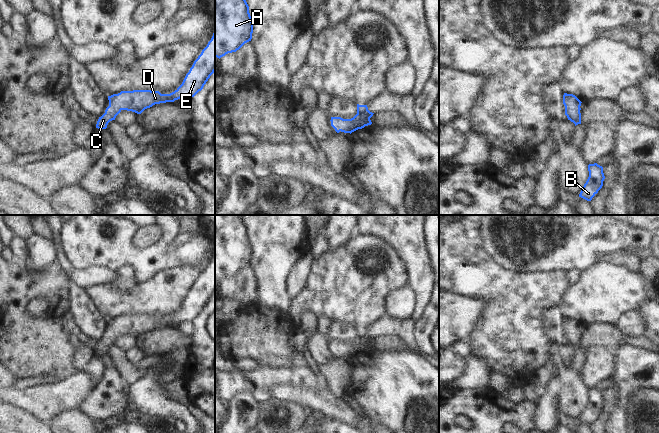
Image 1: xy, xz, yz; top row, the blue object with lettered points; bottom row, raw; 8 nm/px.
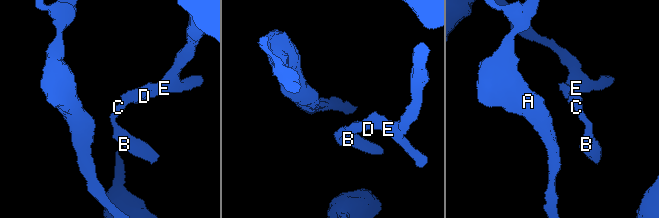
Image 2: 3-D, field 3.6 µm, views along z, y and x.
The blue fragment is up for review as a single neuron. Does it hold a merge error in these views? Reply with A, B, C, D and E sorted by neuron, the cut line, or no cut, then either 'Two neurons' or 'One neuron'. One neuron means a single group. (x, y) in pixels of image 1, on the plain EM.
Groups: A B C D E. No split. One neuron

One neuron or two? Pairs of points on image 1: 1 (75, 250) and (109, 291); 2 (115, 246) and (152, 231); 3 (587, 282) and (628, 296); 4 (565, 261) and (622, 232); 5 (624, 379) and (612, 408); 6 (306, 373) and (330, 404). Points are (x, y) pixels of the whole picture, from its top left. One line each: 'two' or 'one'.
1: two
2: two
3: one
4: one
5: two
6: two

